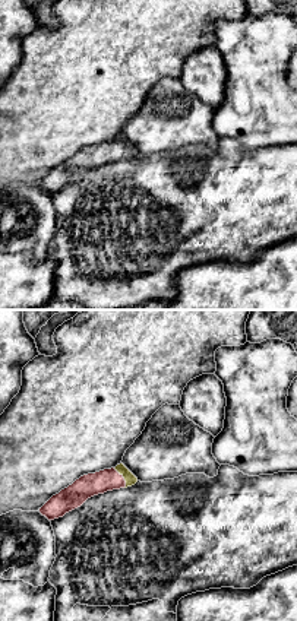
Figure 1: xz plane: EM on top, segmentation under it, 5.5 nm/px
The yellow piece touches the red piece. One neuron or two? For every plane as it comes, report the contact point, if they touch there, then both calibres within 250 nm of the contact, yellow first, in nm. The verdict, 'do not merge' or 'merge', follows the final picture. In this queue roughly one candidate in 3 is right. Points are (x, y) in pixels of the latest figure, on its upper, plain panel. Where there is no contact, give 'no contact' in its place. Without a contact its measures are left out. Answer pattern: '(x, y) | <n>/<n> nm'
(123, 149) | 70/130 nm

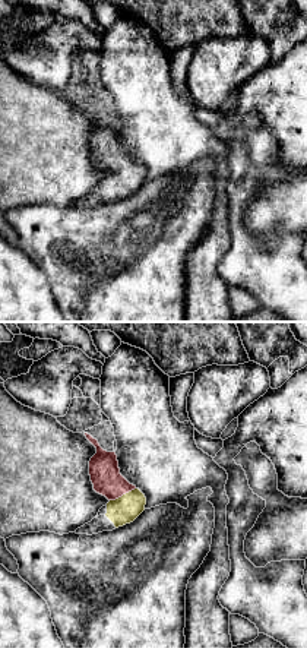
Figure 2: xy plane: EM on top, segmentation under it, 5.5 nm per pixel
(123, 167) | 150/170 nm

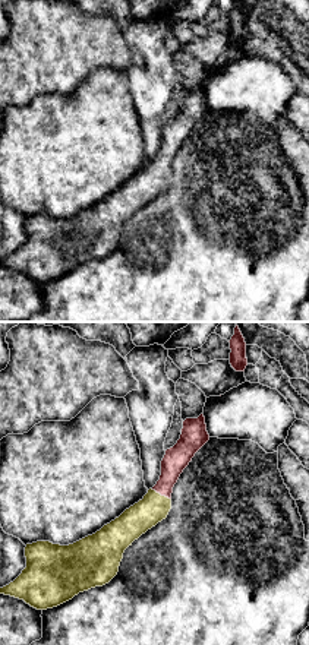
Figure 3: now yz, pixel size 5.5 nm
(160, 167) | 160/140 nm

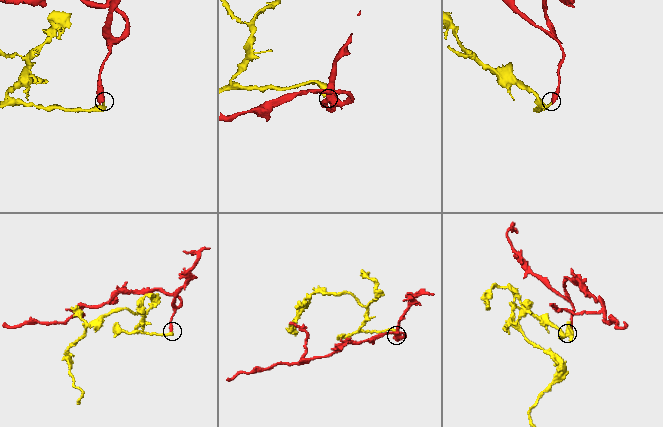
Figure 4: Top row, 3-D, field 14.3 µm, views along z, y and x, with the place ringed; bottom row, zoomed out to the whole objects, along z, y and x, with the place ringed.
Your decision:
merge

